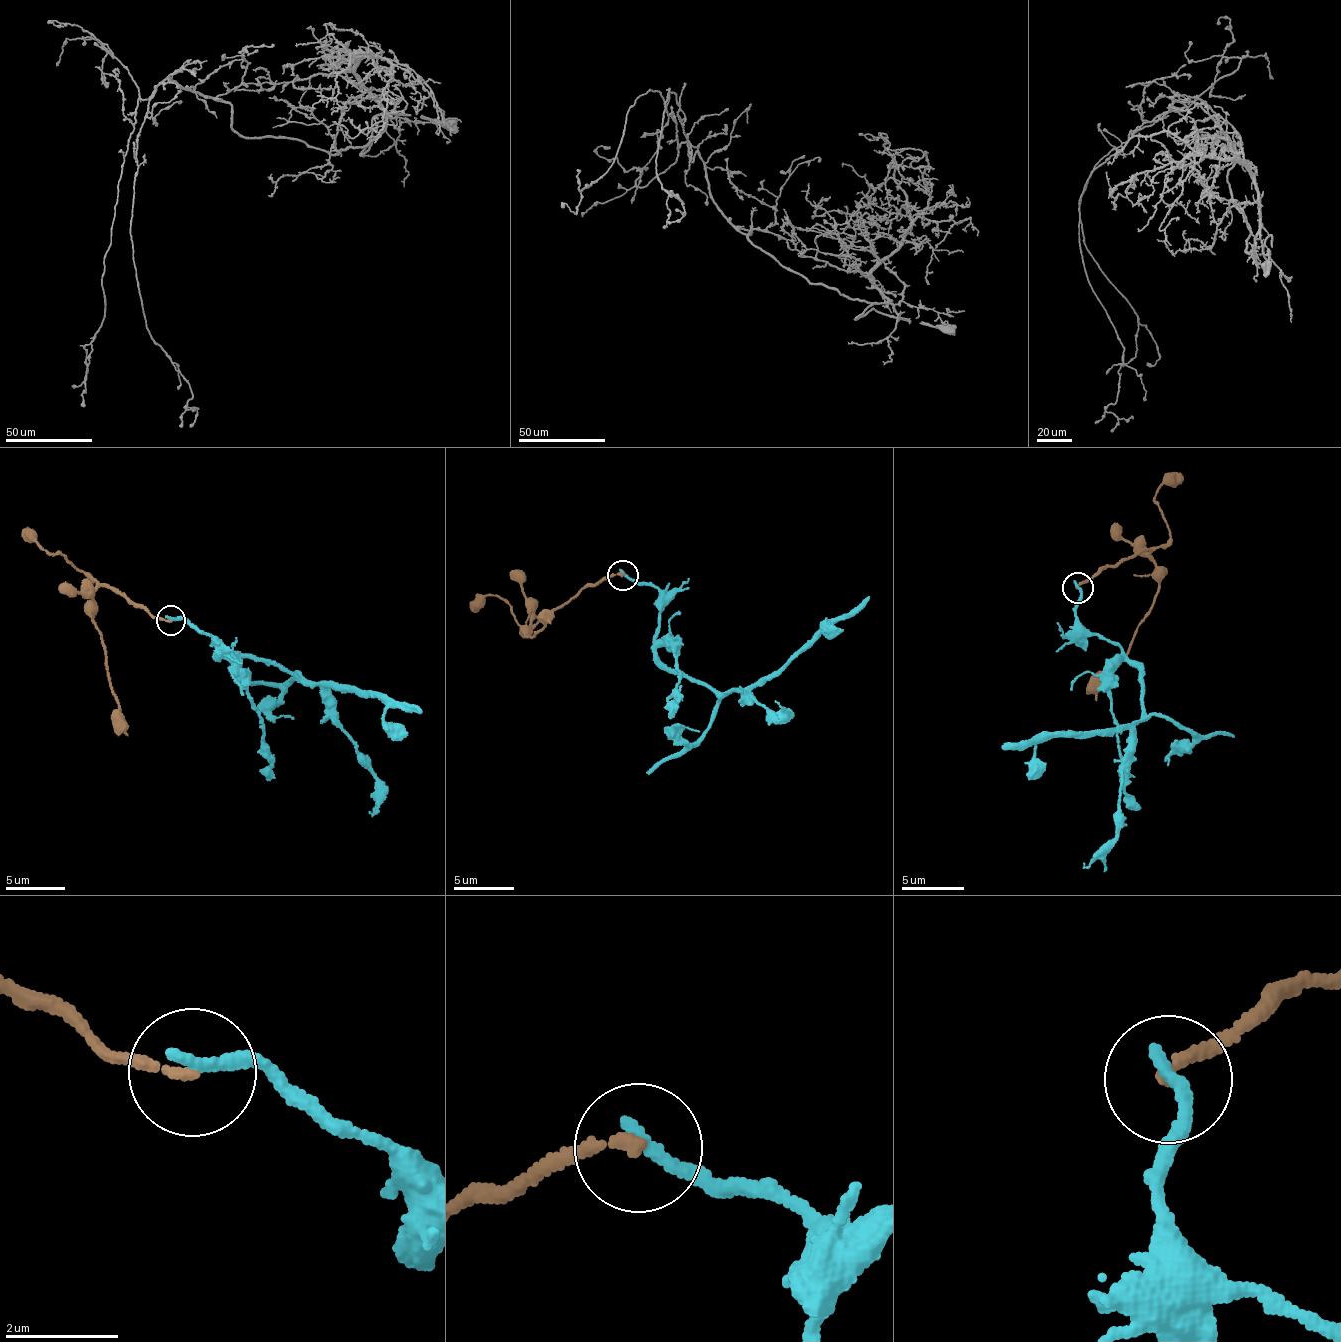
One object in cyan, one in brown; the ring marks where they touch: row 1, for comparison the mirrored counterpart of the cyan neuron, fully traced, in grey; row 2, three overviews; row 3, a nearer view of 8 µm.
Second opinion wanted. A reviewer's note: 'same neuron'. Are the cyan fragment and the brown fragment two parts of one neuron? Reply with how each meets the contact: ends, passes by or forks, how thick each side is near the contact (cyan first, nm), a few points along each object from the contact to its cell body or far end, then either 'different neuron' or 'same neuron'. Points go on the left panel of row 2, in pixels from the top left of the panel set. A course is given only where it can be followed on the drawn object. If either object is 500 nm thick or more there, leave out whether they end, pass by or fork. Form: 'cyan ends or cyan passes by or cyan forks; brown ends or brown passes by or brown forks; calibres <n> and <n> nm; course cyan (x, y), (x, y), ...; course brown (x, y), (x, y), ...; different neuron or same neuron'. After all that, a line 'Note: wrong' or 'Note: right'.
cyan ends; brown ends; calibres 260 and 200 nm; course cyan (171, 620), (187, 619), (210, 636), (223, 651), (279, 664), (301, 677), (376, 696), (415, 713), (421, 711); course brown (171, 620), (151, 617), (106, 587), (92, 598), (93, 625), (107, 659), (126, 736); different neuron
Note: wrong

